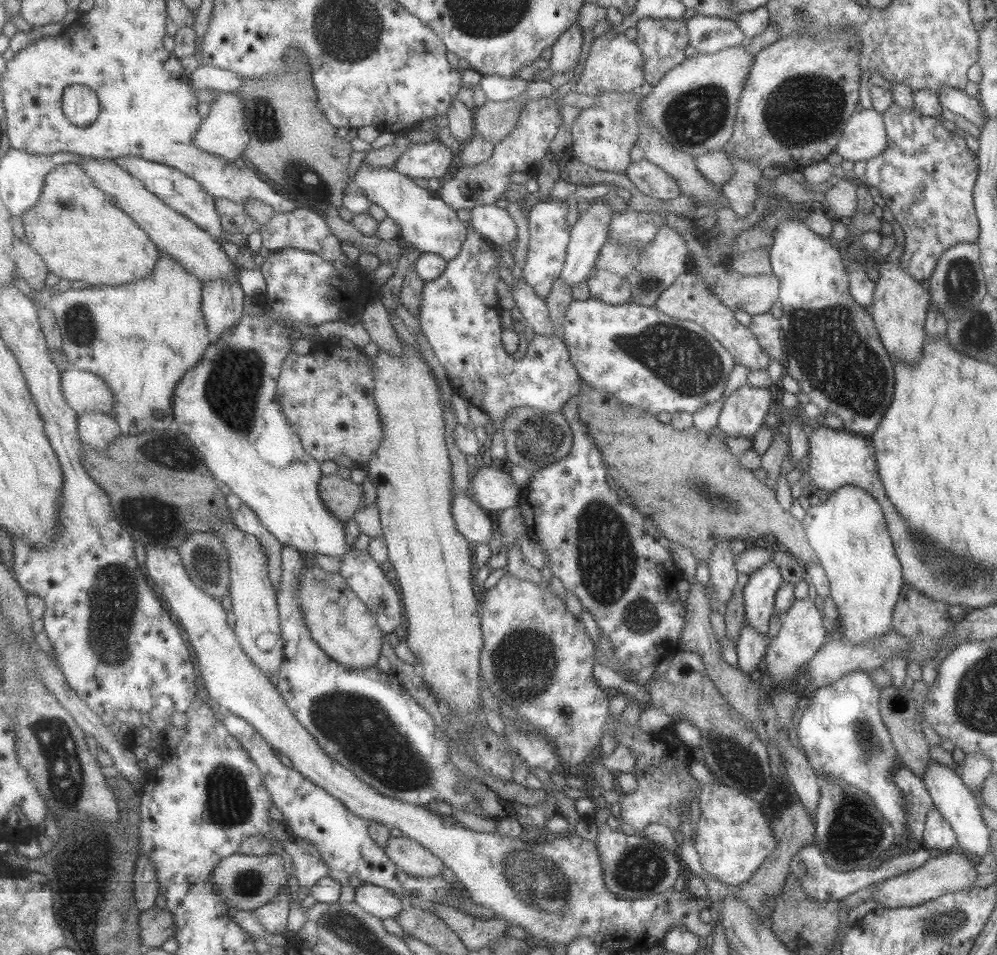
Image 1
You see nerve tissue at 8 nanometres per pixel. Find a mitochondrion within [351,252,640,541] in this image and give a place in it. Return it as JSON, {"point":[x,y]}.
{"point":[538,438]}

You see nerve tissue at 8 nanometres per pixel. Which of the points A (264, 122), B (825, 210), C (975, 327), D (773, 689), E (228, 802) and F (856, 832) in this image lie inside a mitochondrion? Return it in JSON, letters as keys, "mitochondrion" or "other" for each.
{"A":"mitochondrion","B":"other","C":"mitochondrion","D":"other","E":"mitochondrion","F":"mitochondrion"}

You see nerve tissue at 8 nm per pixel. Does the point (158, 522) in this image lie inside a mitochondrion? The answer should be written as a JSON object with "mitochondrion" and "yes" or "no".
{"mitochondrion":"yes"}

